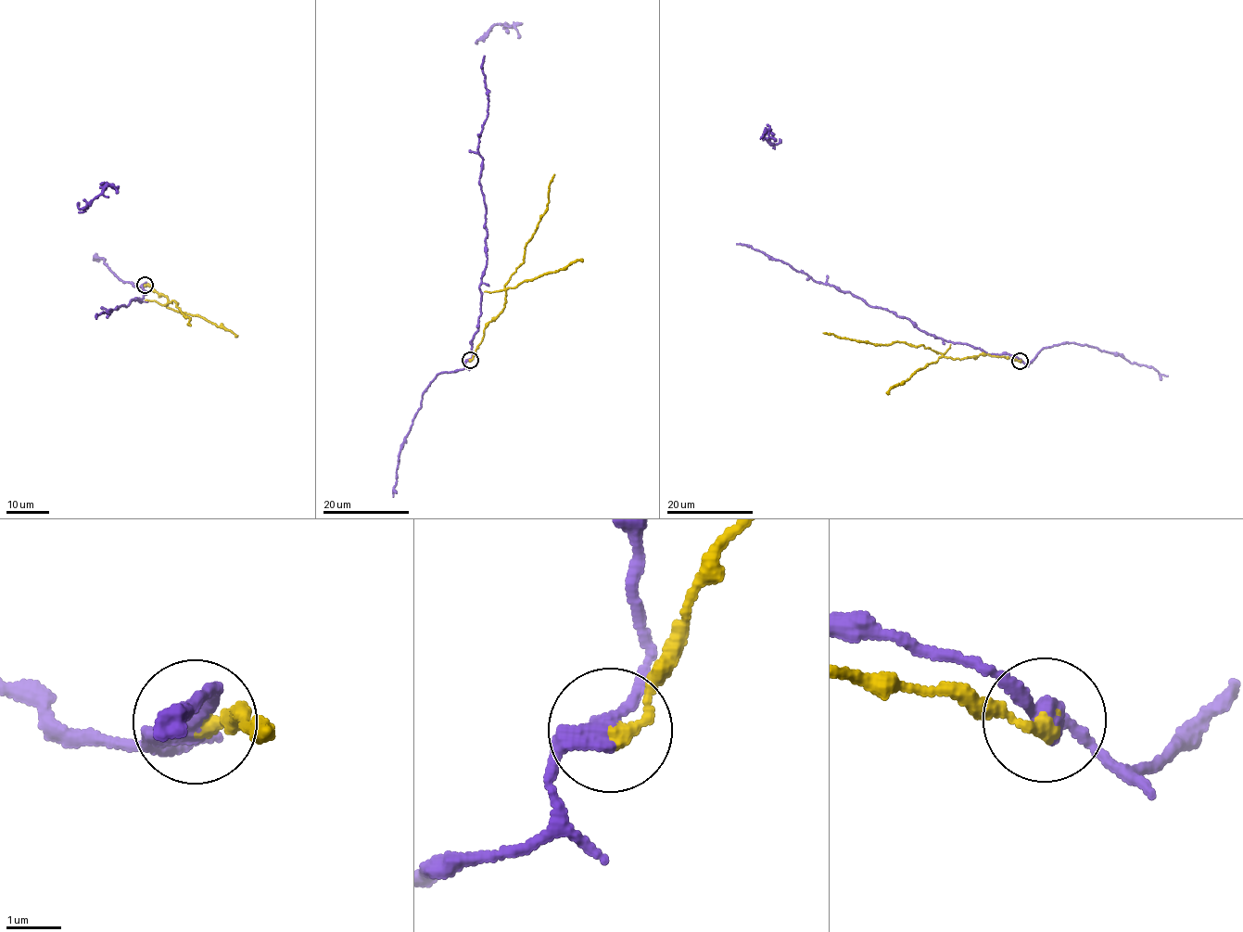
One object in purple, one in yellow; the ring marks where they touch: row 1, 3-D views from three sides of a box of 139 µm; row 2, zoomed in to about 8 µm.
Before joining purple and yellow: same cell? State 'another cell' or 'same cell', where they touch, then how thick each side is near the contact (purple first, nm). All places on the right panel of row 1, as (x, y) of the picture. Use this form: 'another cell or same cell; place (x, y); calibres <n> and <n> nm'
another cell; place (1020, 361); calibres 360 and 280 nm

